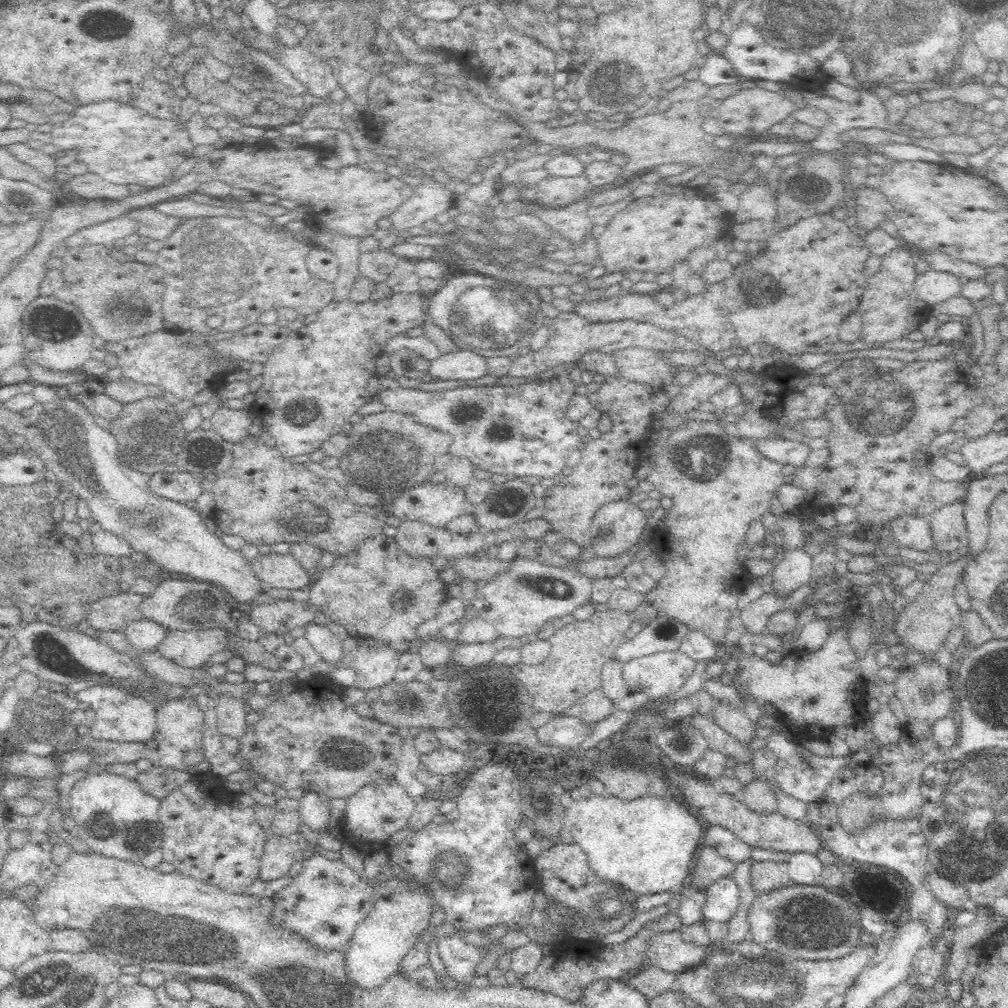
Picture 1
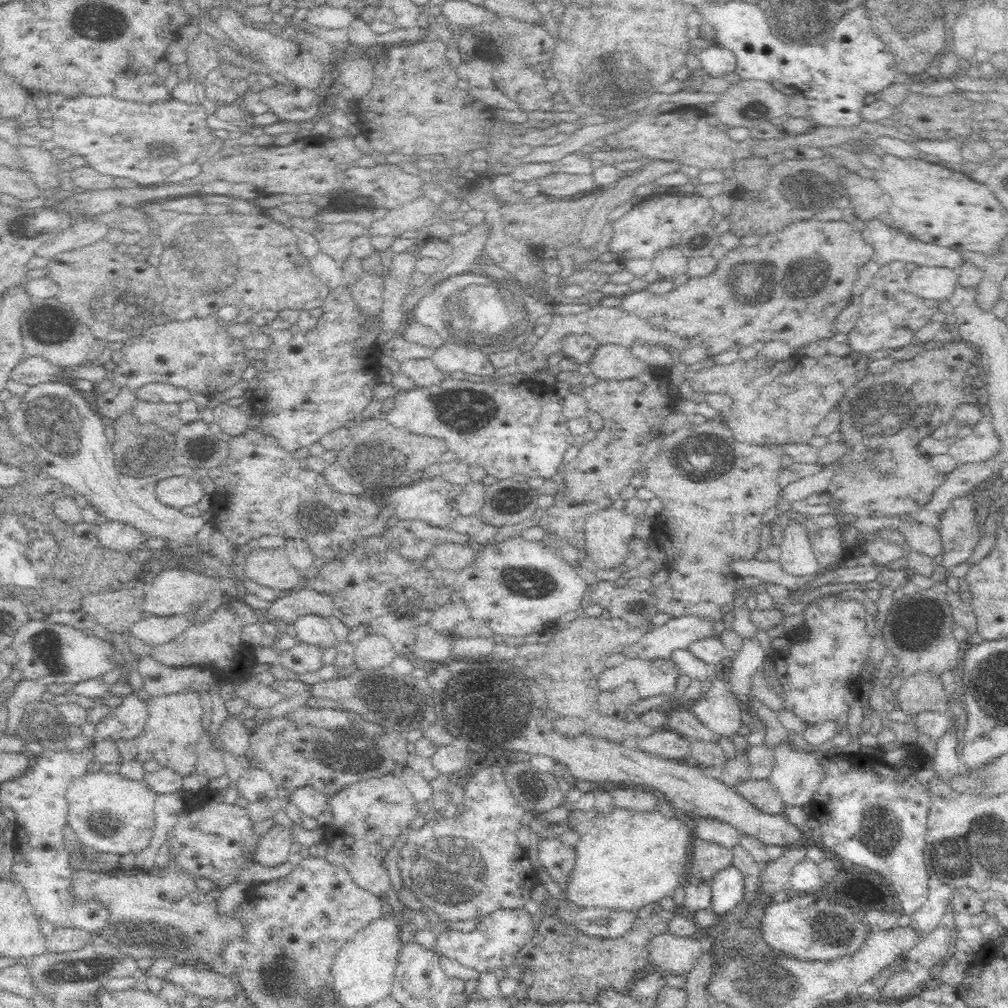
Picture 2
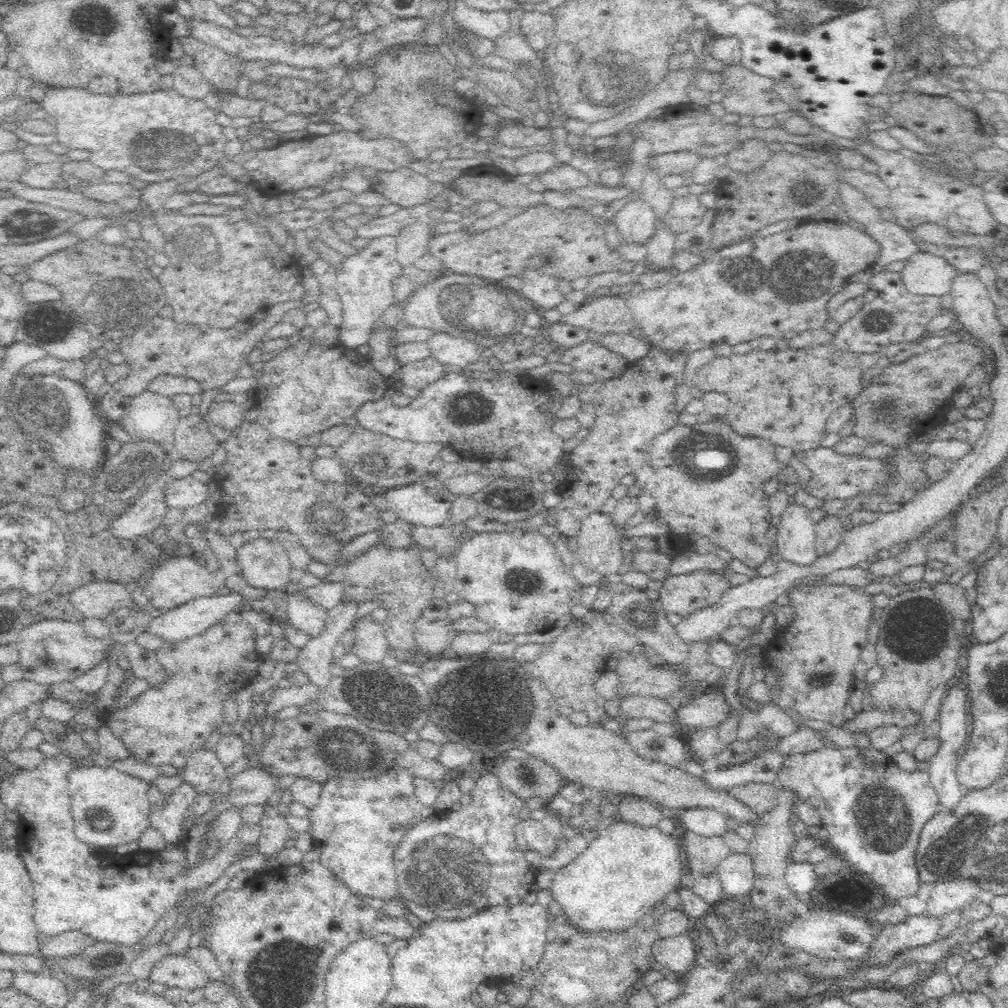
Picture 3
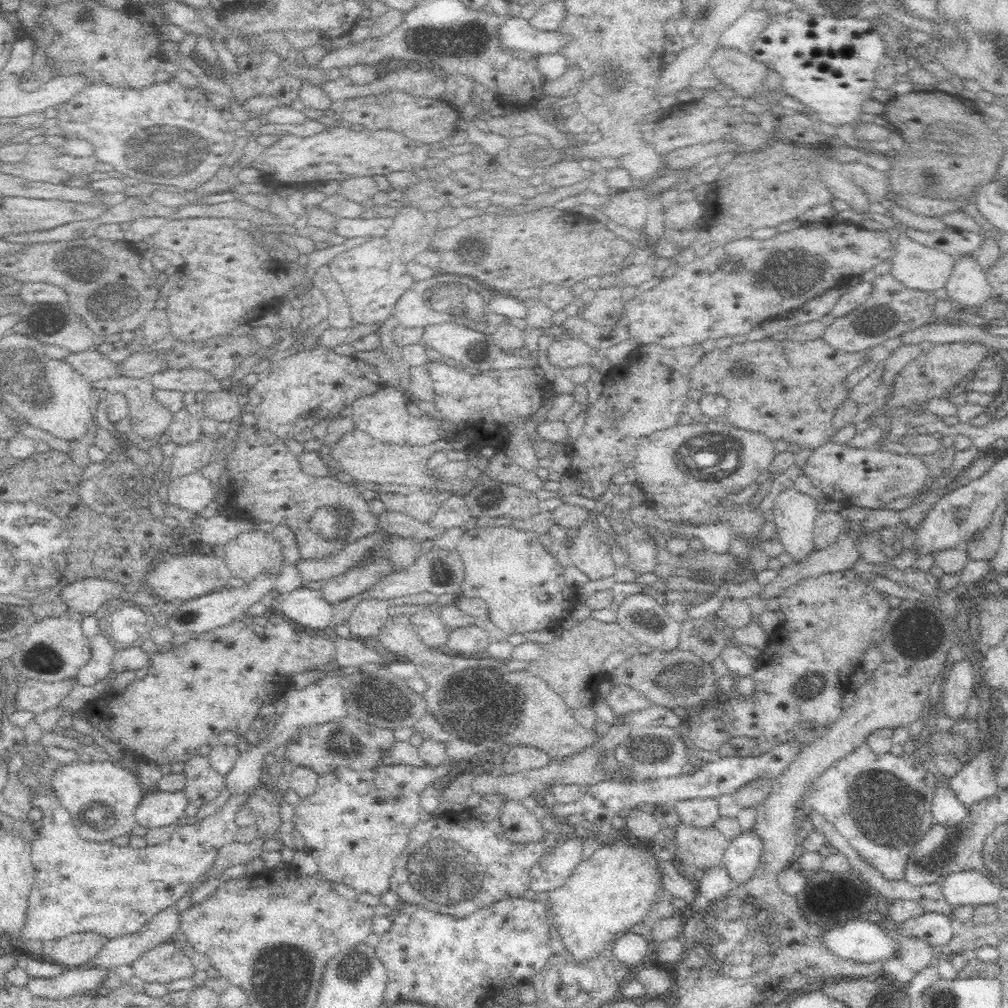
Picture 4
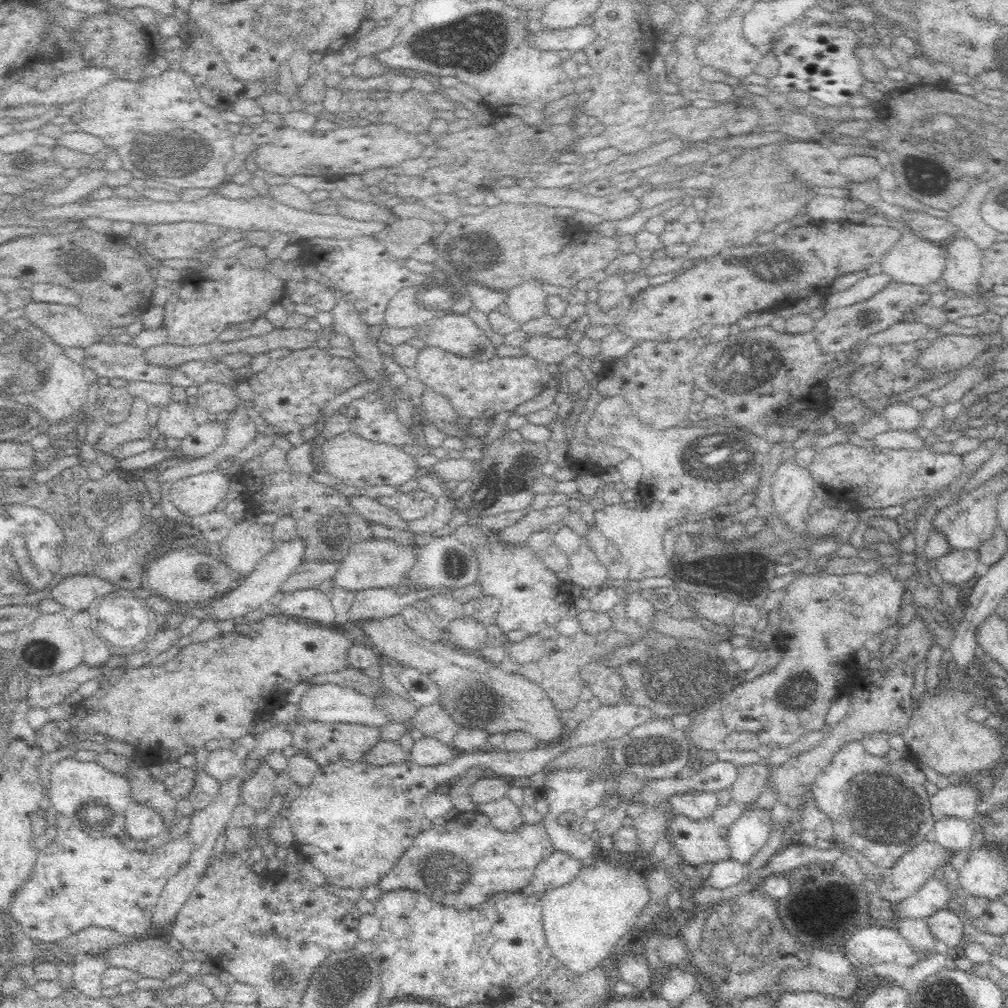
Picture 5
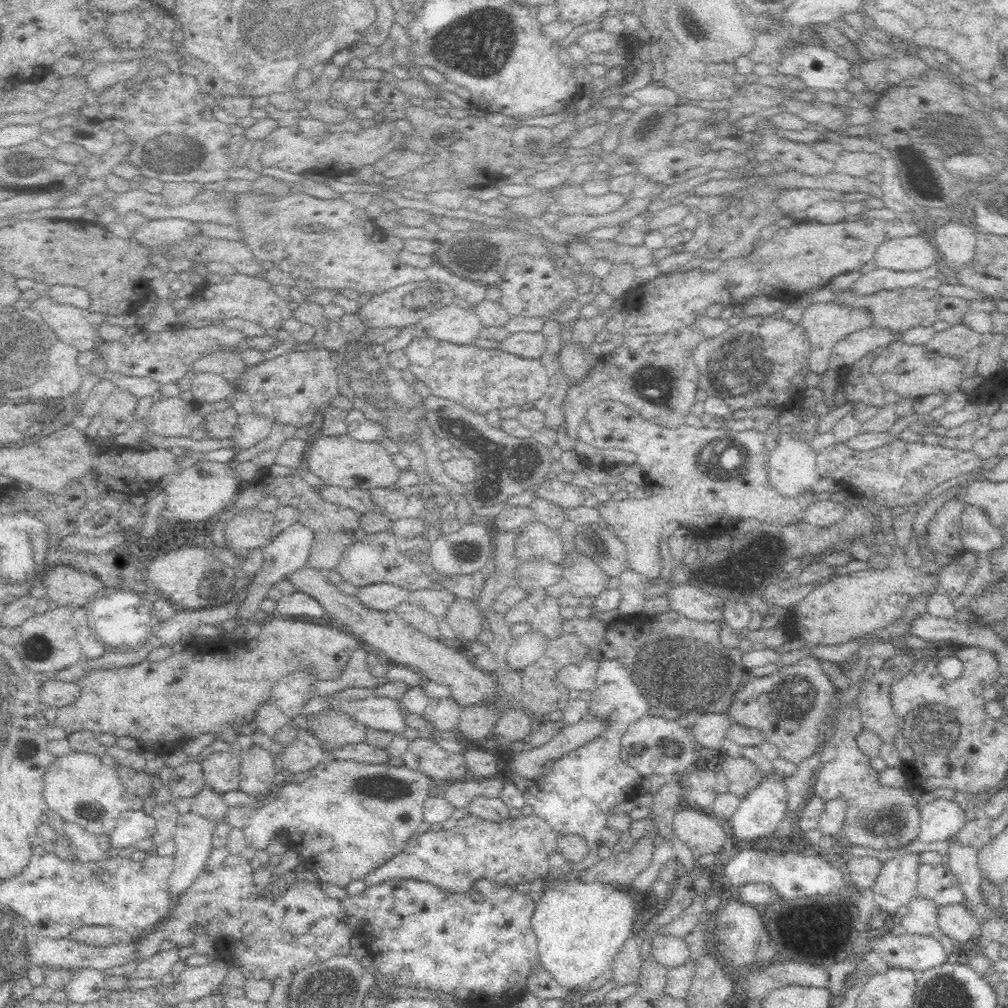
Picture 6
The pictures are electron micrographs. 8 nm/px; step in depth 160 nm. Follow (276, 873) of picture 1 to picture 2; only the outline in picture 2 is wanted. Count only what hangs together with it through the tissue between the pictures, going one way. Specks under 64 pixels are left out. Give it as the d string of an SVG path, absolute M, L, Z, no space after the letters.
M276 823L258 840L253 860L264 866L278 866L288 860L293 841L292 833Z

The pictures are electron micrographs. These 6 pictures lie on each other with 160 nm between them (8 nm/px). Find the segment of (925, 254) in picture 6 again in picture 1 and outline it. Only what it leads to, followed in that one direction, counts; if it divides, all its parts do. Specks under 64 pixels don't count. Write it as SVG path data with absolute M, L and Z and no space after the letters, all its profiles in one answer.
M930 270L915 278L914 291L920 302L924 302L924 305L934 306L948 298L960 295L962 285L956 276L952 276L948 272Z

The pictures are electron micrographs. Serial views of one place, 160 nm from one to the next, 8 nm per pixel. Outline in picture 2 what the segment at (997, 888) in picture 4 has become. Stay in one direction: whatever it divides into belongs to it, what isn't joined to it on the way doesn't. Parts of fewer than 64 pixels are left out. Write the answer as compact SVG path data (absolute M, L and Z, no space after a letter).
M933 882L929 887L928 900L911 916L910 927L918 931L921 940L937 926L946 908L951 907L954 889L947 884Z

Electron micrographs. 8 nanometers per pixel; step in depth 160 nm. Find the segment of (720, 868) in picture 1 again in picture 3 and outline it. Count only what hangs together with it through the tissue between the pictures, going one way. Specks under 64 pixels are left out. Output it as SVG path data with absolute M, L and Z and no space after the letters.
M693 832L683 834L683 844L690 869L695 876L715 871L720 861L731 853L723 837L703 837Z

